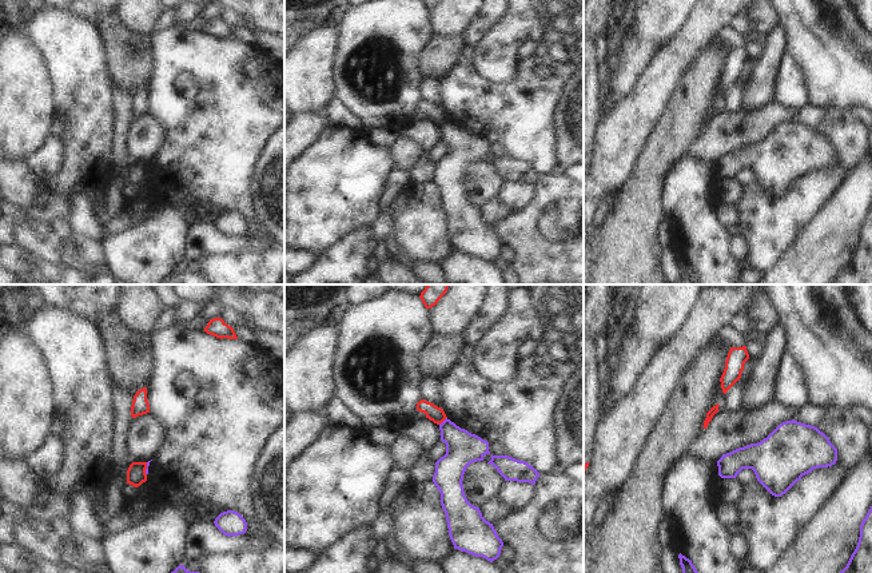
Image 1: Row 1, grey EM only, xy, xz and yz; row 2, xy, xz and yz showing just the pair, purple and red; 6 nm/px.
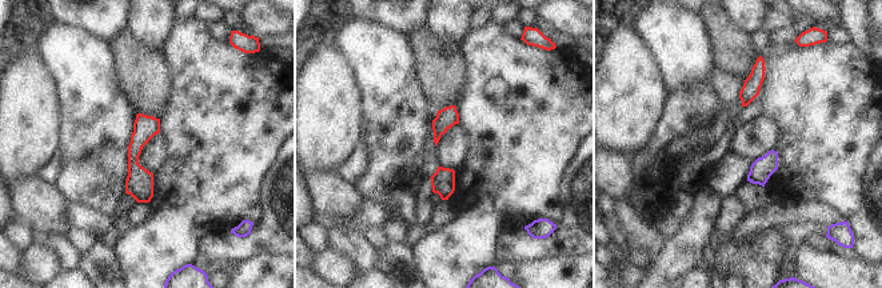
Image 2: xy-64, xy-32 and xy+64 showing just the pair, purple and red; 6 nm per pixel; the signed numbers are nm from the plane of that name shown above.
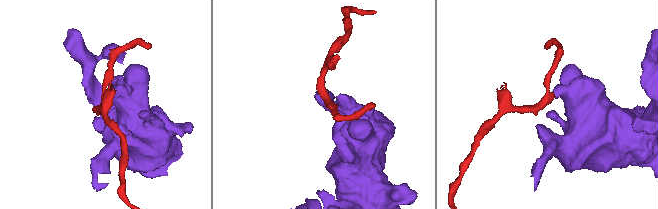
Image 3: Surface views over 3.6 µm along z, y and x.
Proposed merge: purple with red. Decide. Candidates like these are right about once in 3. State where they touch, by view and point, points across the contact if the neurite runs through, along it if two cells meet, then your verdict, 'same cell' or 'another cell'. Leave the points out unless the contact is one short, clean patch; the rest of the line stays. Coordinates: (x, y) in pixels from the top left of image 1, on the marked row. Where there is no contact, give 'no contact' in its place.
xz (444, 421) | along xz (446, 417), (438, 424) | another cell

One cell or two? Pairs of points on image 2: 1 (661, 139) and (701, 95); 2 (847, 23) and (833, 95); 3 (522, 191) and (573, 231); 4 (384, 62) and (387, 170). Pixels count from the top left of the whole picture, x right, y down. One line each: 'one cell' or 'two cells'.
1: one cell
2: two cells
3: two cells
4: one cell

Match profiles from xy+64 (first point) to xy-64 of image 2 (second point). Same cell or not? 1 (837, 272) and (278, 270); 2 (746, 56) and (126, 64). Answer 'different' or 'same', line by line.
1: same
2: same

